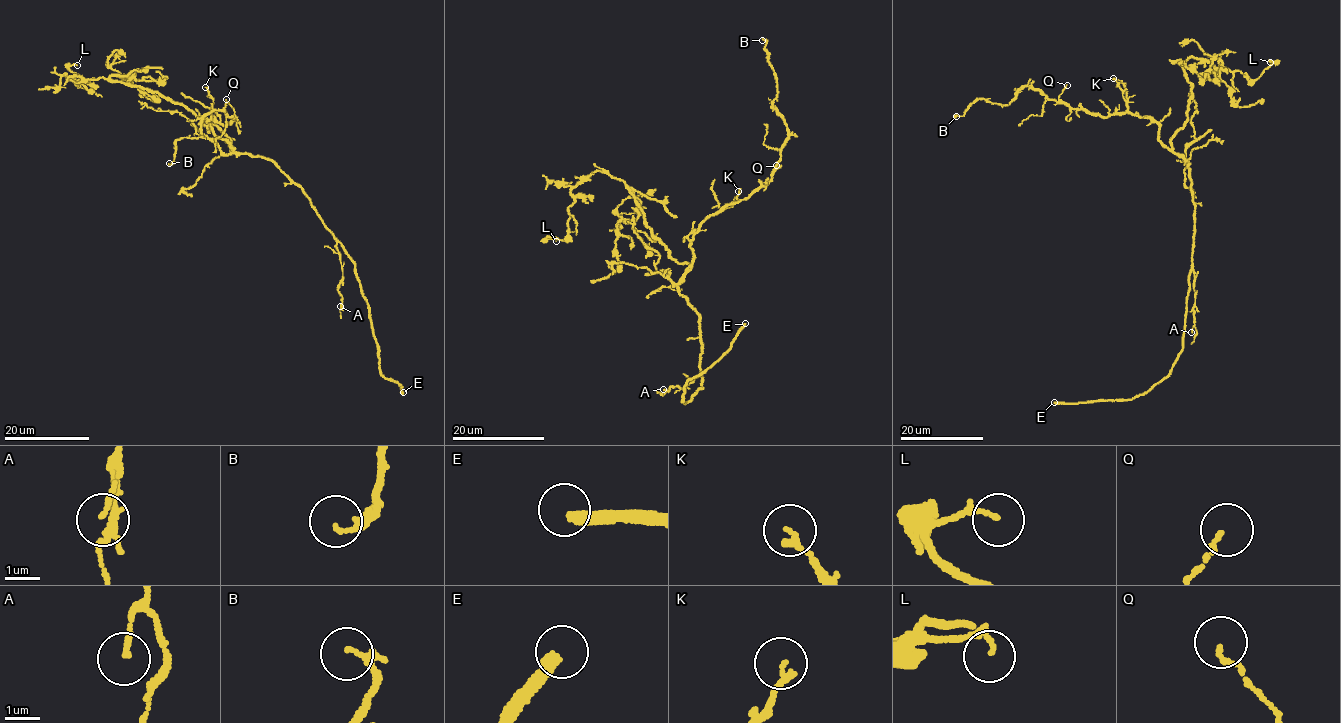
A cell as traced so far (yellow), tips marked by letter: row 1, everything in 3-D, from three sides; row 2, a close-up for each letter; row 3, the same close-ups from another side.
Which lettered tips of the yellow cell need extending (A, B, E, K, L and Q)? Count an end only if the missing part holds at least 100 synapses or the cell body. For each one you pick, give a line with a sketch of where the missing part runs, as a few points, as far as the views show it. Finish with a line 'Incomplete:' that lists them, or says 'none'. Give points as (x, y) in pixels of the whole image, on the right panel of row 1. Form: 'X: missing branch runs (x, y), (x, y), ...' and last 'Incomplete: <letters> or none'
E: missing branch runs (1054, 402), (1022, 400), (992, 386), (989, 388)
Incomplete: E

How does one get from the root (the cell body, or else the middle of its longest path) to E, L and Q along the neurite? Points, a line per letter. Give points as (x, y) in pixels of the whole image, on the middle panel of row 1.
E: (692, 309), (699, 321), (701, 388), (683, 404), (689, 380), (710, 368), (745, 323)
L: (692, 309), (678, 285), (690, 264), (653, 238), (623, 181), (579, 181), (556, 241)
Q: (692, 309), (679, 292), (678, 283), (691, 262), (694, 232), (708, 218), (764, 187), (781, 165), (776, 165)

